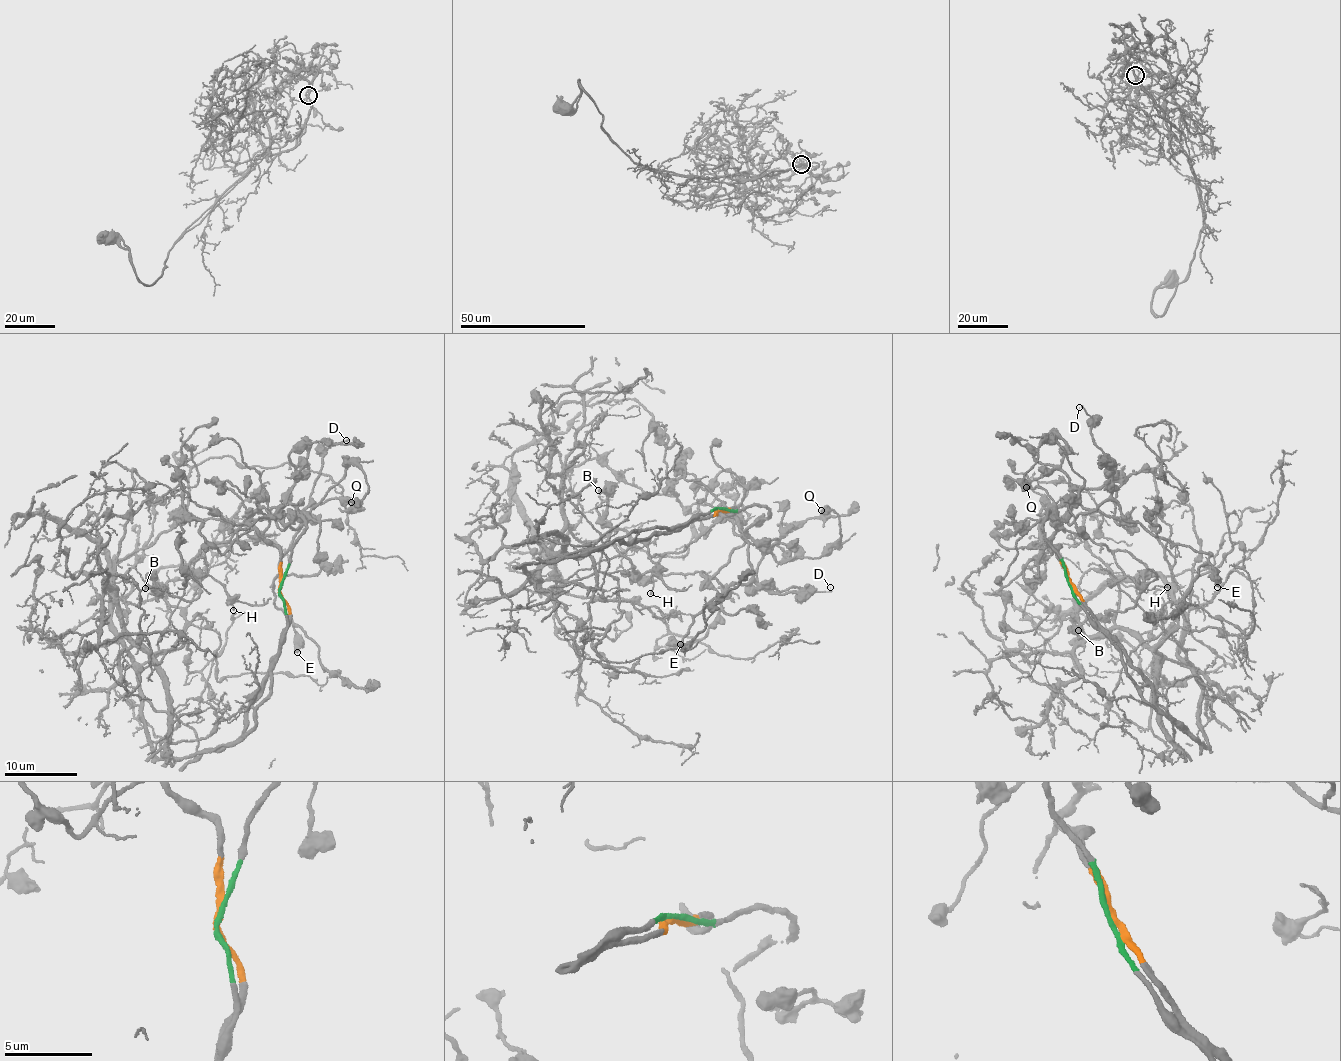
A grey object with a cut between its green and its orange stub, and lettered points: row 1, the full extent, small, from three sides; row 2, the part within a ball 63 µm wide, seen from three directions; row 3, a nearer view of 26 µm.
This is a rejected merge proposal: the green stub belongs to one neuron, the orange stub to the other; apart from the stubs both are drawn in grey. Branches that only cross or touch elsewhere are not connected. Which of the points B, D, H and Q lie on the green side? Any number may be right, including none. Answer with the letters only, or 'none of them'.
D, Q

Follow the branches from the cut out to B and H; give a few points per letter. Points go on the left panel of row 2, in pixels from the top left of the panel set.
B: (280, 589), (279, 549), (250, 519), (227, 542), (199, 549), (190, 566), (196, 598), (148, 580), (145, 588)
H: (280, 589), (279, 549), (244, 521), (227, 542), (205, 549), (207, 573), (233, 611)

